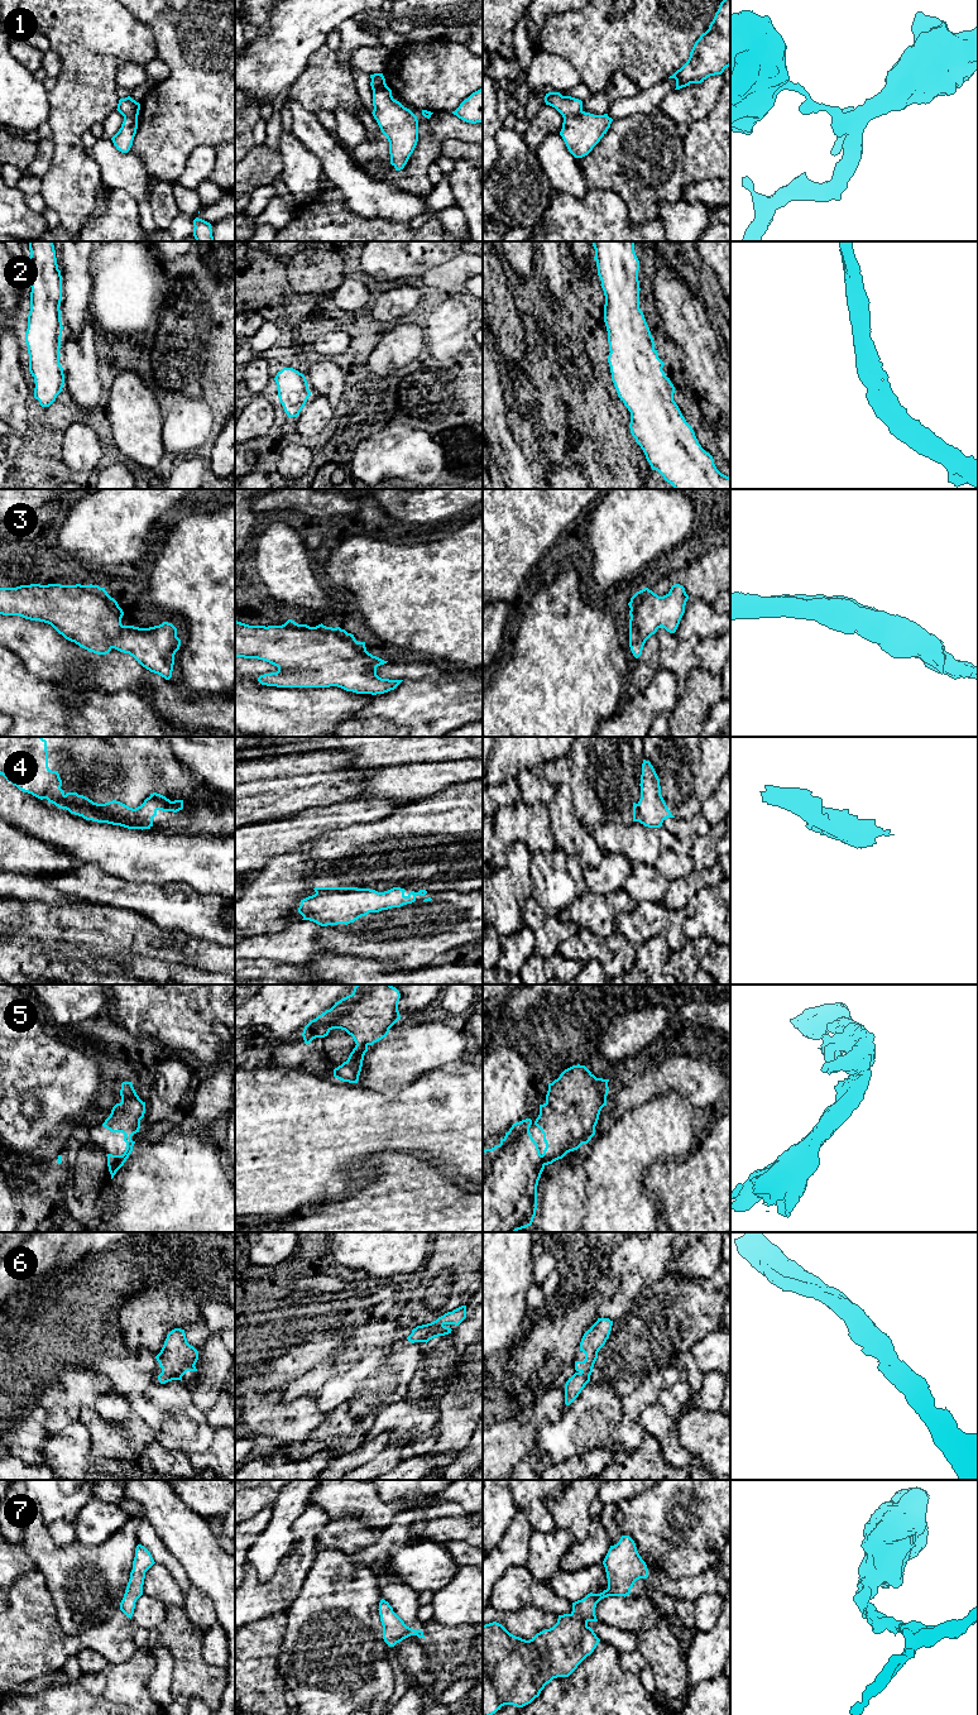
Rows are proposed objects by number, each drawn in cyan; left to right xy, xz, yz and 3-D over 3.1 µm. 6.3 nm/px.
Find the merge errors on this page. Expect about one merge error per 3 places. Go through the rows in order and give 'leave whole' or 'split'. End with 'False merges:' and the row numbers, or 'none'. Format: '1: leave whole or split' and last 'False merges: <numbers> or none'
1: split
2: leave whole
3: leave whole
4: split
5: leave whole
6: leave whole
7: leave whole
False merges: 1, 4

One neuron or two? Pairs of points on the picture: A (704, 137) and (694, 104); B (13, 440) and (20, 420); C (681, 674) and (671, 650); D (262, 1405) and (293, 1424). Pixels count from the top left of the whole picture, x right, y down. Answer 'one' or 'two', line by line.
A: two
B: two
C: one
D: one

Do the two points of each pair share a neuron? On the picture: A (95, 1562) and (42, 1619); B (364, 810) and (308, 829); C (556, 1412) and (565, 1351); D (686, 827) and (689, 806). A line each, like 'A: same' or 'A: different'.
A: different
B: same
C: different
D: different

